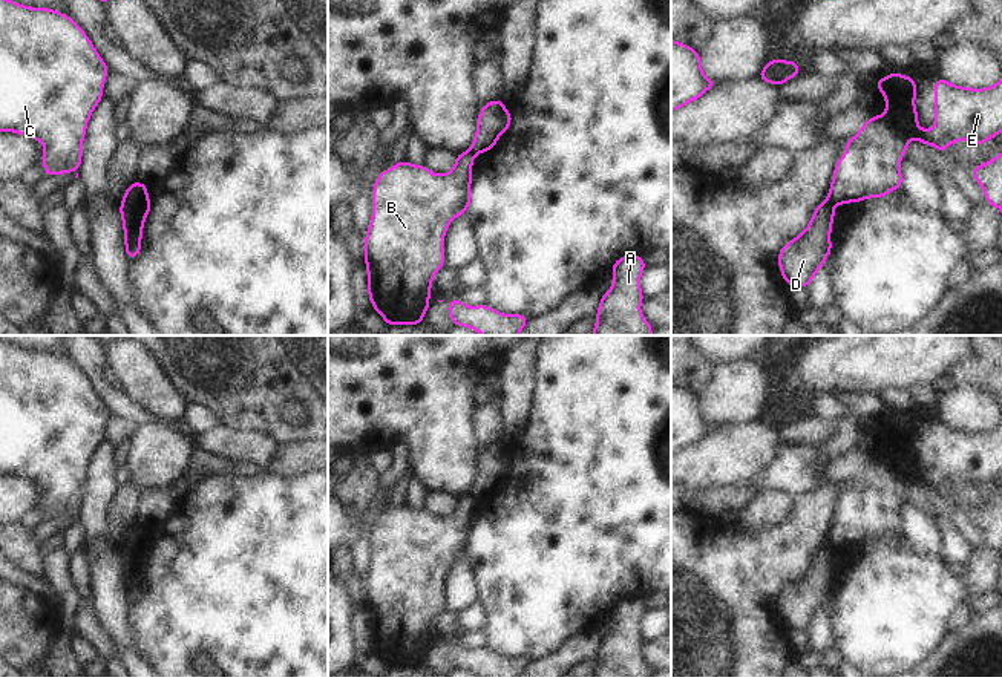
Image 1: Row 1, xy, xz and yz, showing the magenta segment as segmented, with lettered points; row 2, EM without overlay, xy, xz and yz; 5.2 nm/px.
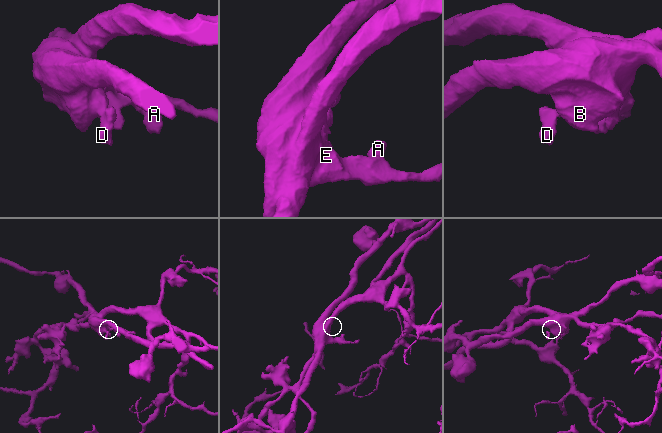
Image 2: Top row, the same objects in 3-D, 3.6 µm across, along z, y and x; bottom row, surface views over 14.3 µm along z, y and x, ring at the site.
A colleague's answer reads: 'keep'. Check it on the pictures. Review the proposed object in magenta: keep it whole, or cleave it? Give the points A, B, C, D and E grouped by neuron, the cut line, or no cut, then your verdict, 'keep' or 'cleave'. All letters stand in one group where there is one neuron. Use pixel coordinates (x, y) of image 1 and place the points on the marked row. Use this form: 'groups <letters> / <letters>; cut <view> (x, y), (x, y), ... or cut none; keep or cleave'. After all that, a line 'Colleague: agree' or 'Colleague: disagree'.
groups A B C E / D; cut yz (828, 196), (832, 206); cleave
Colleague: disagree

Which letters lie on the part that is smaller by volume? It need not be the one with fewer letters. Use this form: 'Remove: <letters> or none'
Remove: D

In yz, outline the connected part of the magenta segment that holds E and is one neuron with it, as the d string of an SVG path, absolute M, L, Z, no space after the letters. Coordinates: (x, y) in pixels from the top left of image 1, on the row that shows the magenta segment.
M893 72L876 80L876 87L887 110L846 141L846 155L838 158L830 182L832 205L882 198L902 187L899 164L910 138L945 153L950 142L973 139L976 147L984 147L985 139L1002 133L1002 80L985 89L935 80L935 127L928 130L918 126L913 77Z

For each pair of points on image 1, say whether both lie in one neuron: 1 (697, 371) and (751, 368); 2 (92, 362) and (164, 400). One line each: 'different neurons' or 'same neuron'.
1: different neurons
2: different neurons

